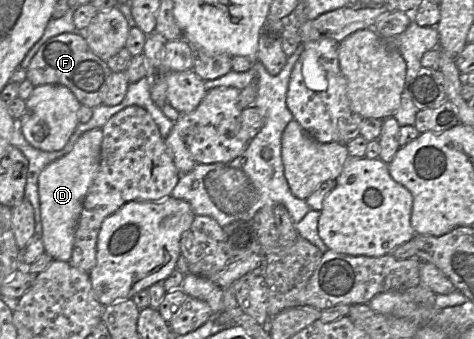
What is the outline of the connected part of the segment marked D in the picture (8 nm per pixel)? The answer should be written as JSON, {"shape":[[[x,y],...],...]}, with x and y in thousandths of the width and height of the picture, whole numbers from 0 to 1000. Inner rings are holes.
{"shape":[[[211,378],[175,392],[143,454],[105,481],[84,510],[80,552],[89,705],[95,743],[114,767],[150,767],[175,593],[209,501],[215,413]]]}

